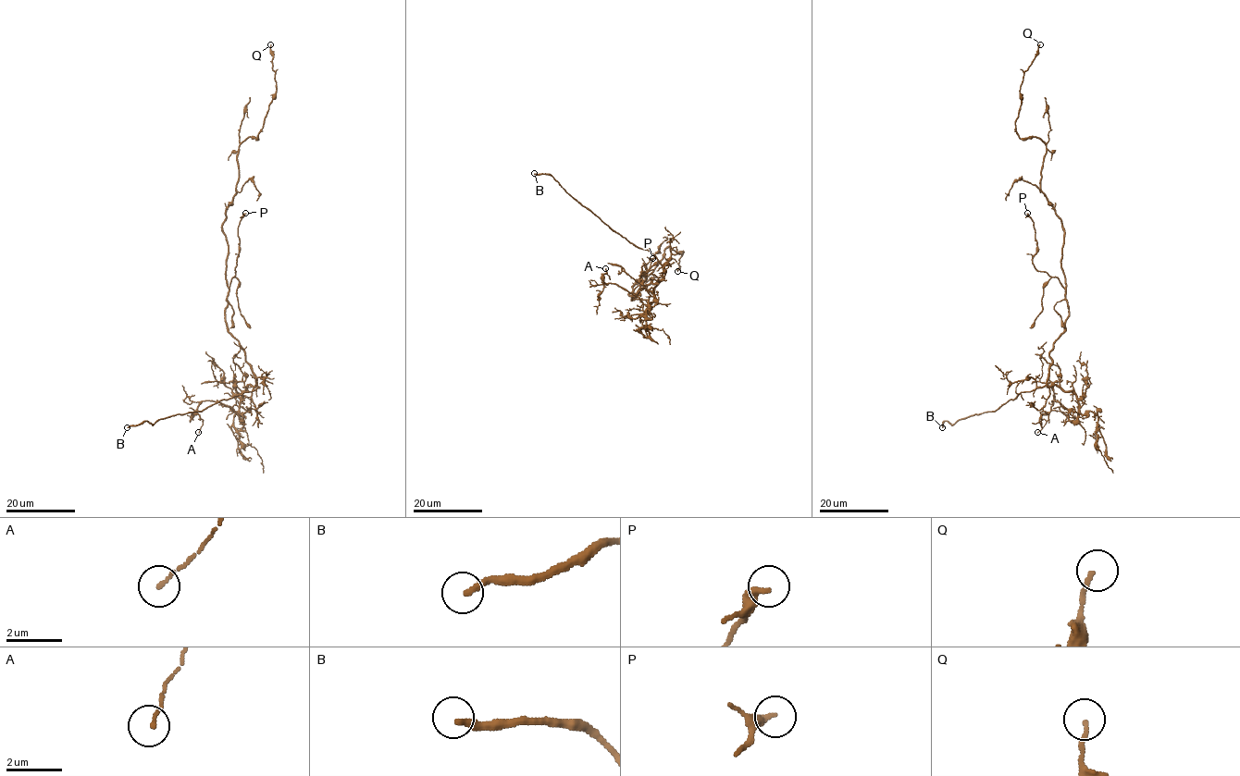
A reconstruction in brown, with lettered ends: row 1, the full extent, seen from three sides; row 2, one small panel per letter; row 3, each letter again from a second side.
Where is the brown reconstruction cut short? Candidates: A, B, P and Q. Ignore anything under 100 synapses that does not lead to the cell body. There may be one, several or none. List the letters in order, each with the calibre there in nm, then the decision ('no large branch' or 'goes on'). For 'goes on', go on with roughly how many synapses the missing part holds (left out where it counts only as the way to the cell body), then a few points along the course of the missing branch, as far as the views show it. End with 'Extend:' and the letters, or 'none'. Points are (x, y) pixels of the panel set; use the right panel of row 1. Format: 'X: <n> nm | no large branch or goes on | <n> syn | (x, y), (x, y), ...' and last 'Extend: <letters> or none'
A: 120 nm | no large branch
B: 240 nm | goes on | (942, 427), (961, 434), (981, 431), (1029, 431), (1030, 434)
P: 320 nm | no large branch
Q: 140 nm | no large branch
Extend: B

